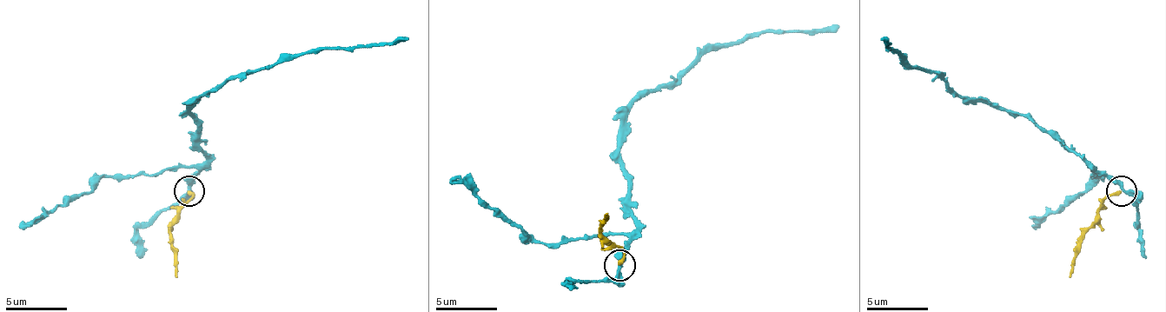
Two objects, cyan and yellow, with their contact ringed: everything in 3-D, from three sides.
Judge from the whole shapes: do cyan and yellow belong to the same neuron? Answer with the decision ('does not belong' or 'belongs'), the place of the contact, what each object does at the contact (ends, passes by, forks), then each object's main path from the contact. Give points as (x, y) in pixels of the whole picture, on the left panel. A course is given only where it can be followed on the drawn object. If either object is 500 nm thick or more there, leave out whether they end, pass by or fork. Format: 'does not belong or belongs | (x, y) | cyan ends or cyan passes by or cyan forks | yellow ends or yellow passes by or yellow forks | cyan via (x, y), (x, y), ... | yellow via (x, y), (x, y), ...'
does not belong | (189, 191) | cyan passes by | yellow ends | cyan via (188, 190), (188, 181), (207, 156), (201, 125), (188, 113), (195, 101), (287, 57), (395, 45), (407, 36) | yellow via (188, 190), (191, 196), (173, 224), (176, 276)

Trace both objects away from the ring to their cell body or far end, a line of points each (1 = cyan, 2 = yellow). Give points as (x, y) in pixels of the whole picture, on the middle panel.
1: (619, 266), (619, 253), (638, 222), (631, 179), (619, 161), (625, 115), (718, 47), (767, 31), (838, 28)
2: (619, 266), (622, 250), (603, 235), (606, 213)

